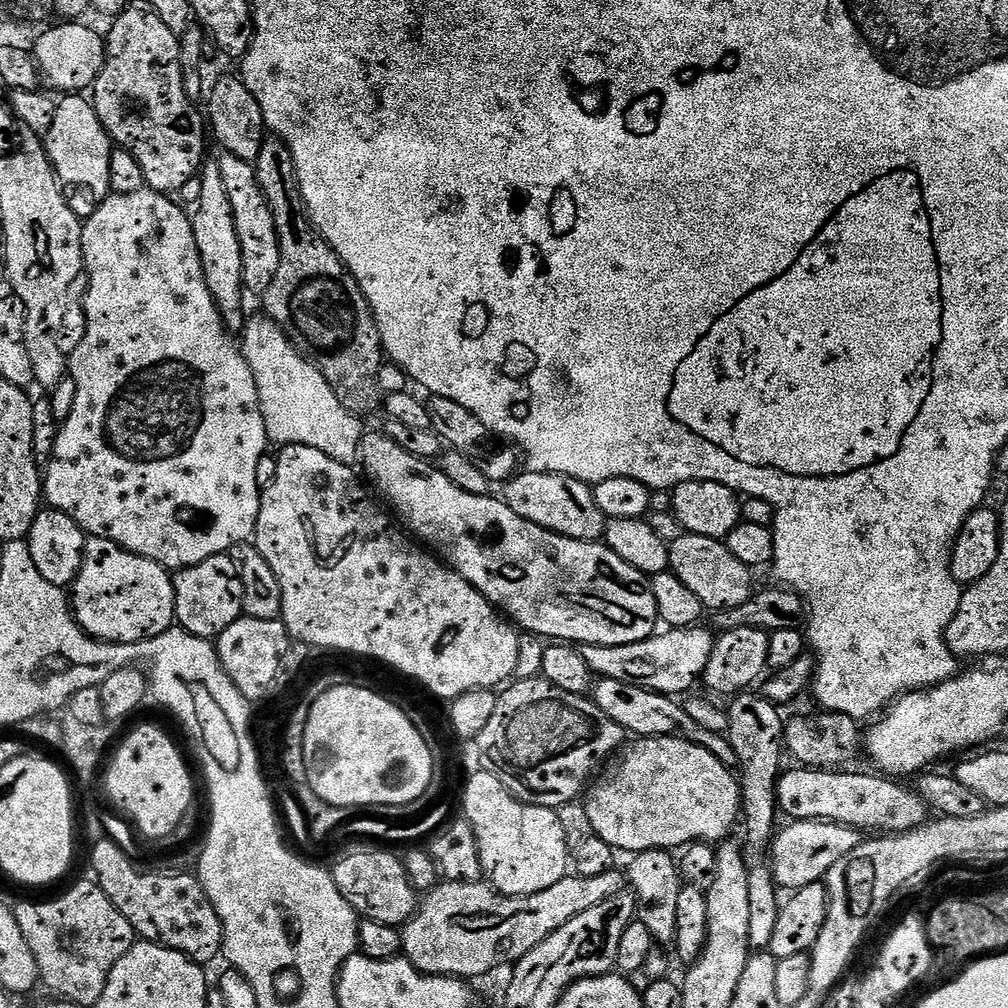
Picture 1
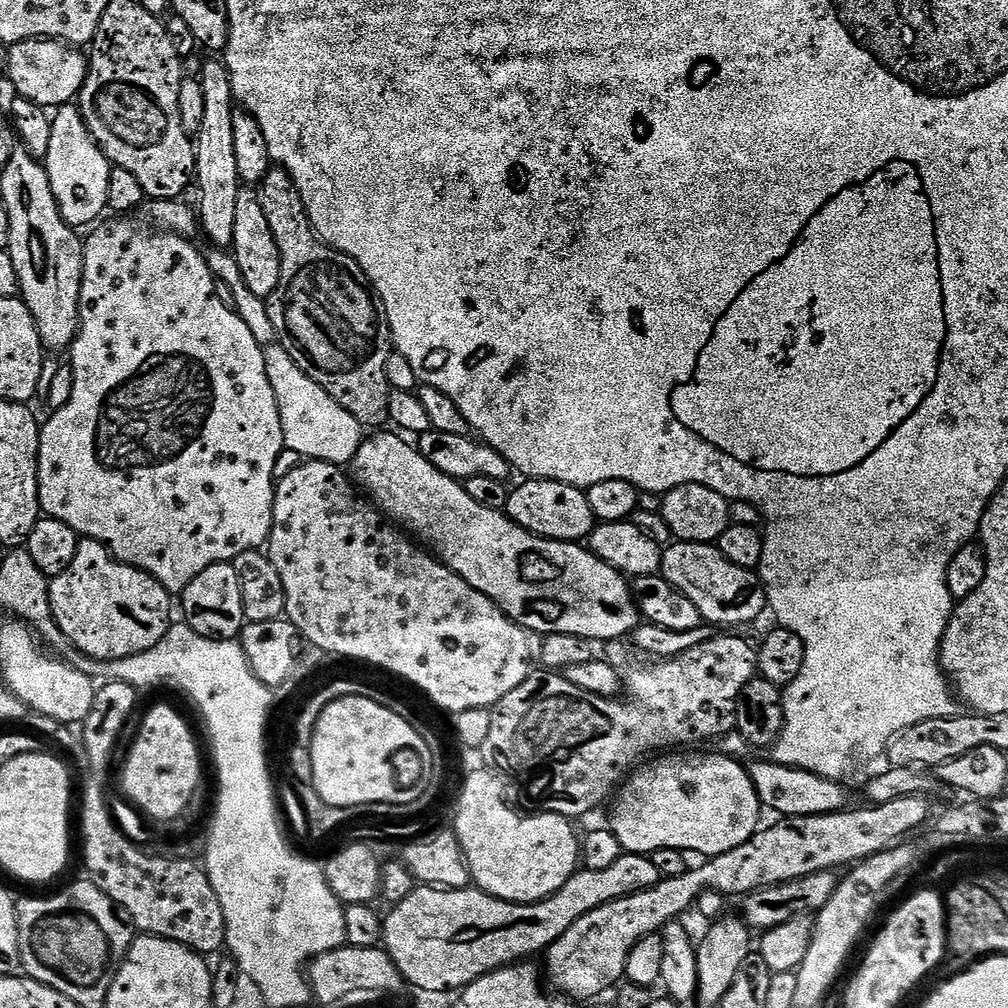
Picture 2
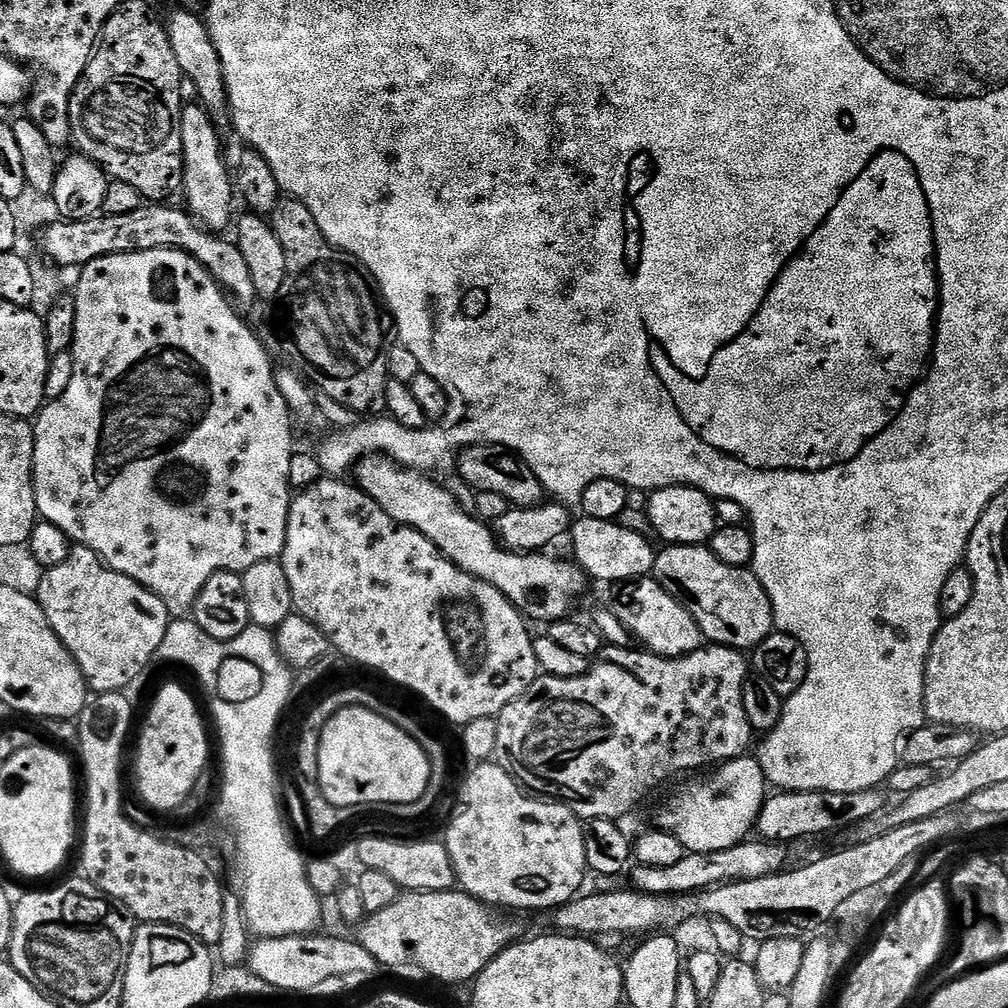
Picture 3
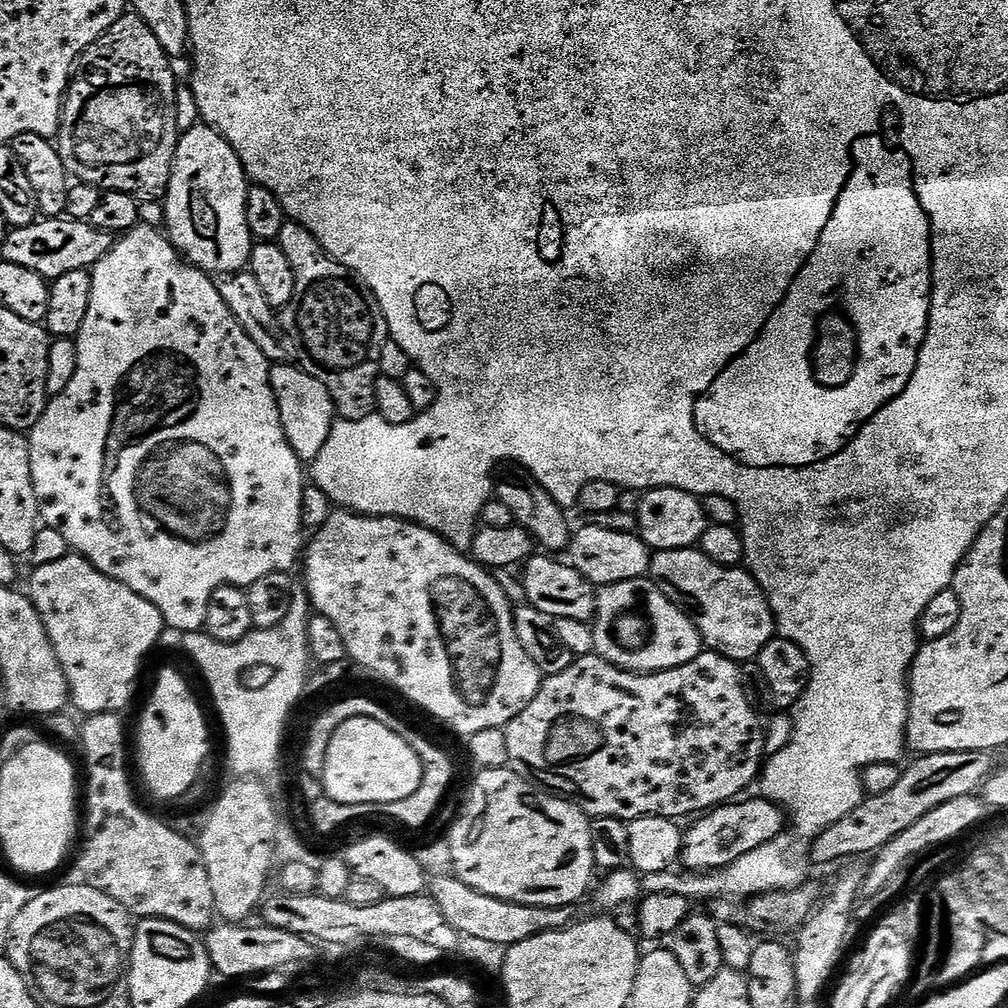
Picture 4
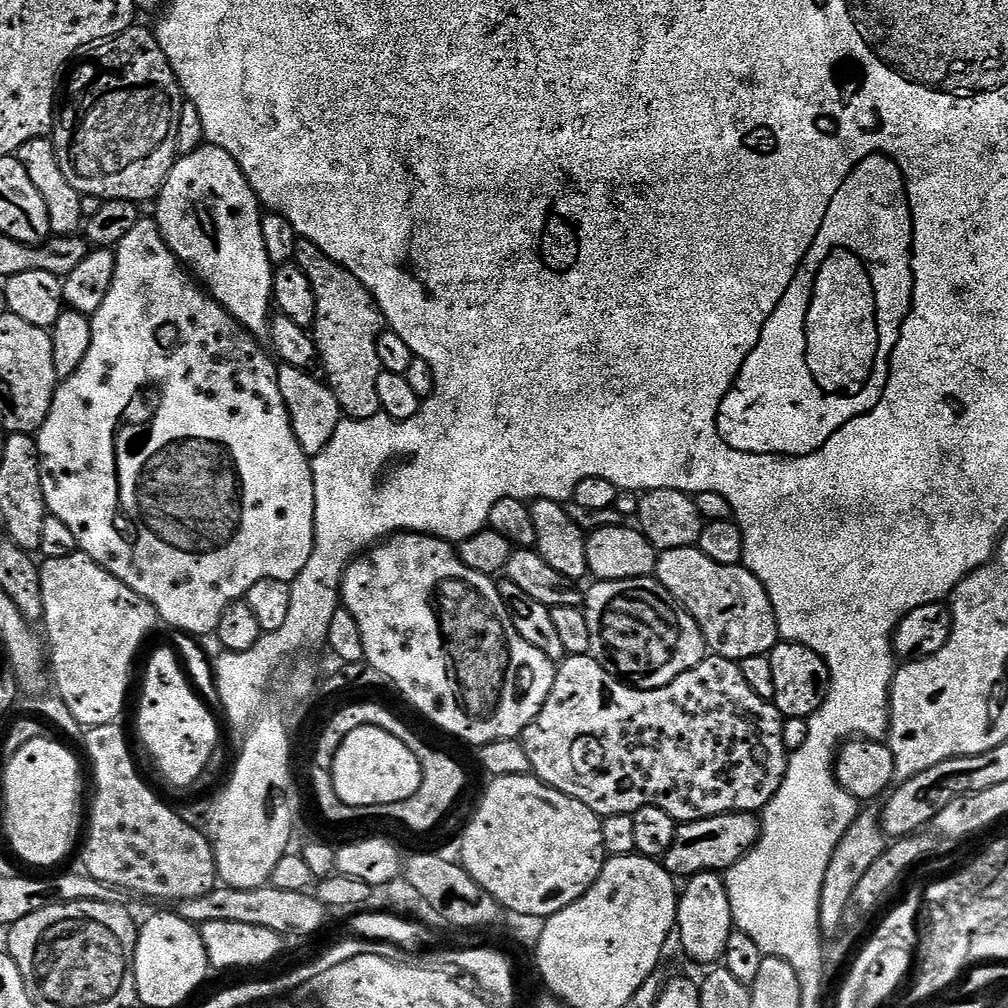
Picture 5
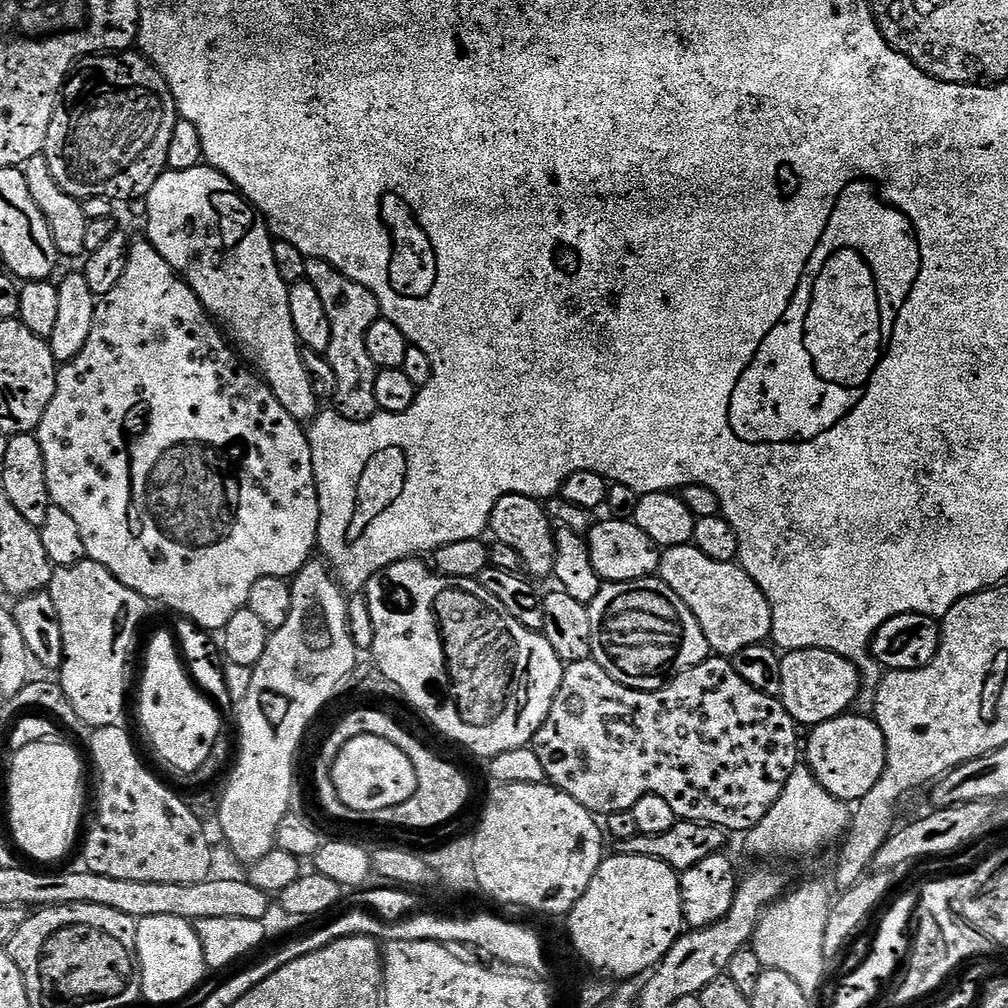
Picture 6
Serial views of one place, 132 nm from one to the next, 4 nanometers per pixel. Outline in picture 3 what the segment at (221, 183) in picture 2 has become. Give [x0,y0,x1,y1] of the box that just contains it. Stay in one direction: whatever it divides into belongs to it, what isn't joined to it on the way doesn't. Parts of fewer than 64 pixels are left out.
[166,8,230,129]

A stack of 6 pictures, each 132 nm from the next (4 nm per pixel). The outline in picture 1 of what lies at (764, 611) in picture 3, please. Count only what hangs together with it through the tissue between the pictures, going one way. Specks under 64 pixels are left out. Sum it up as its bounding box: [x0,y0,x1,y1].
[668,534,754,610]

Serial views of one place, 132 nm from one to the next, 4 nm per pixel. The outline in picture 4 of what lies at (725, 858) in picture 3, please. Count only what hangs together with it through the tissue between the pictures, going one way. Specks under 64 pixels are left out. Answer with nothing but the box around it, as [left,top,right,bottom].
[810,752,994,864]

